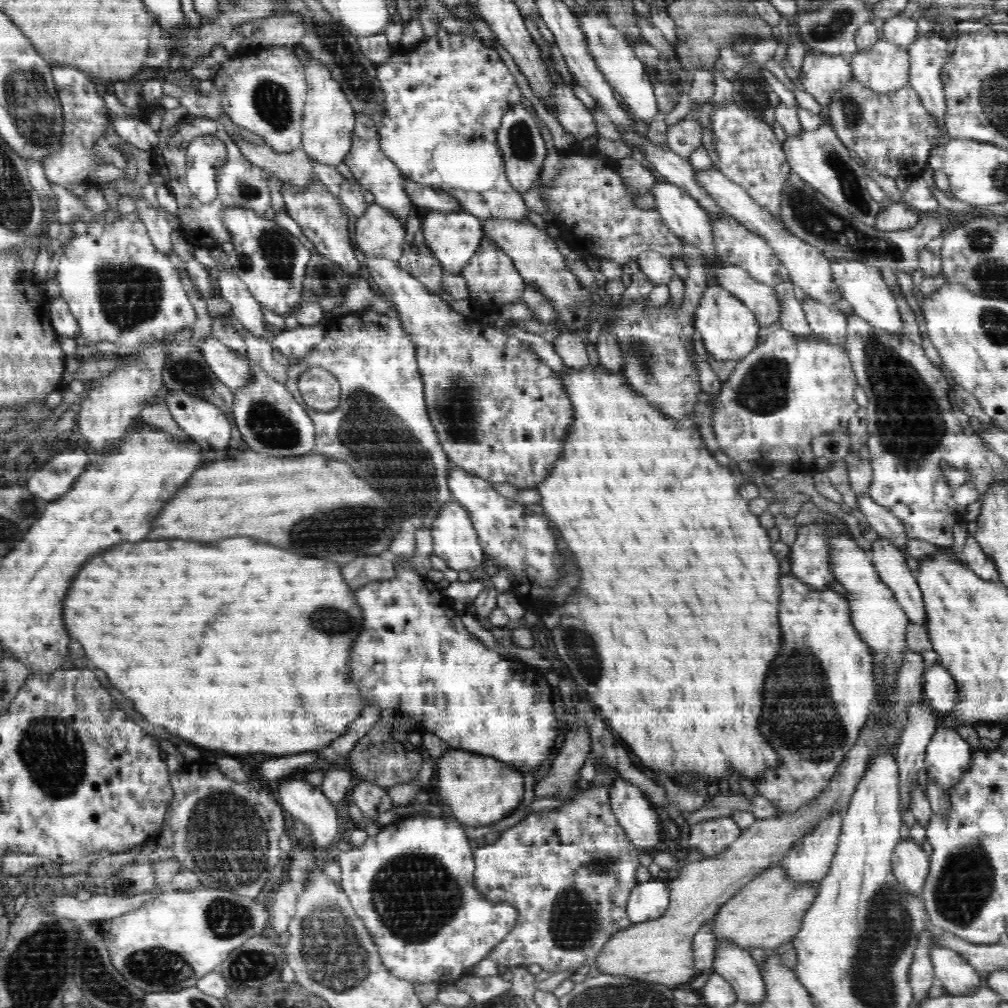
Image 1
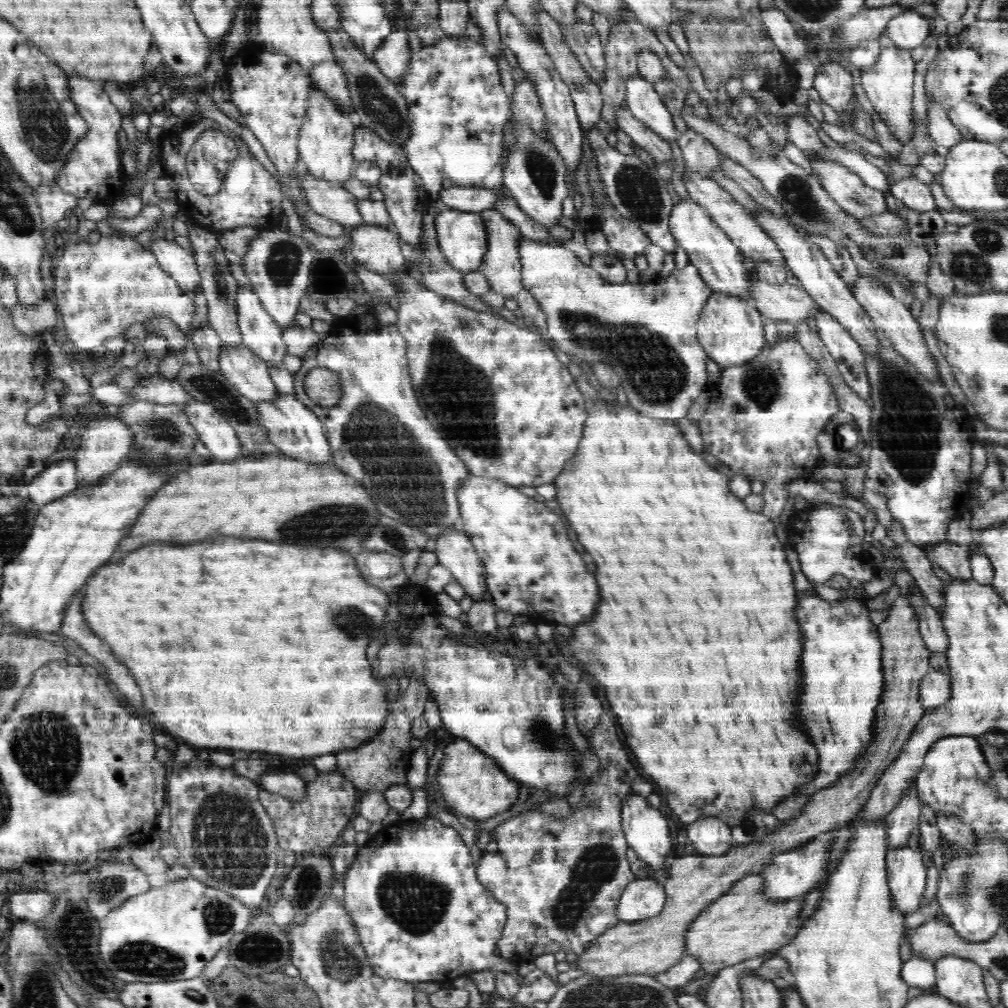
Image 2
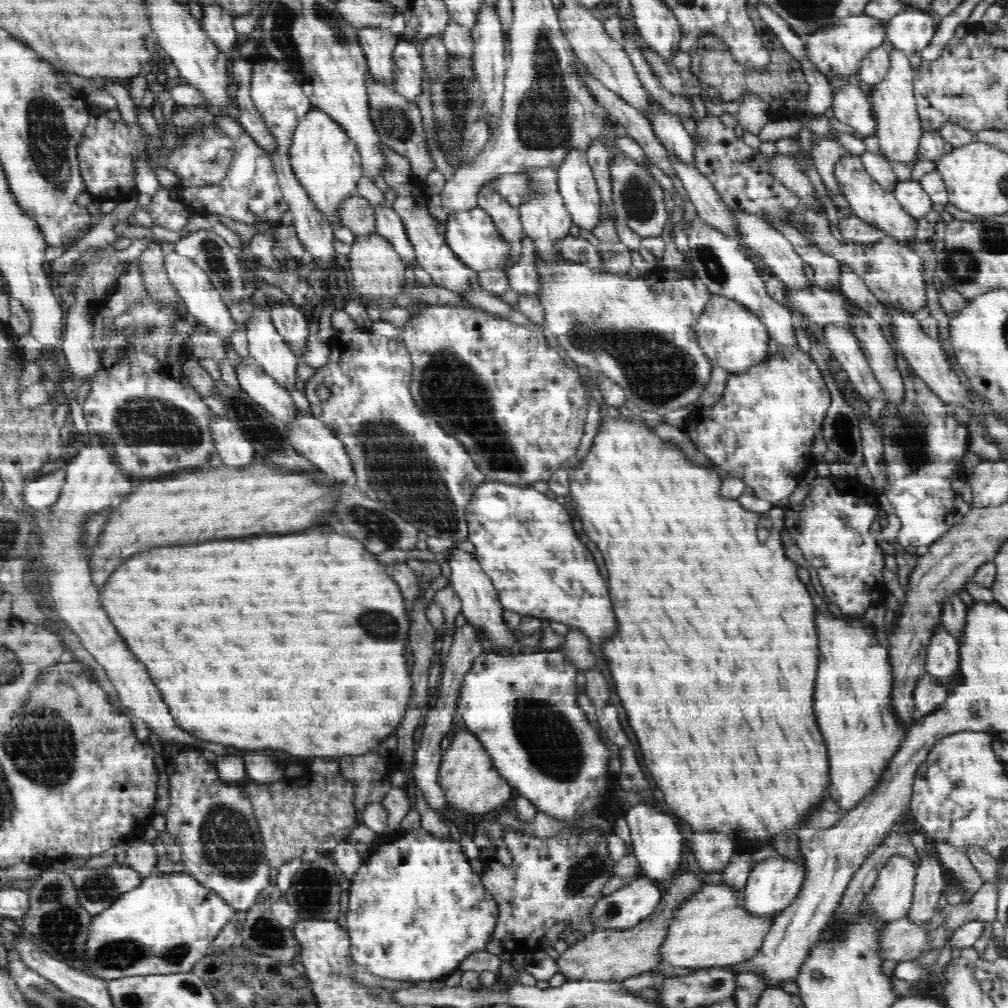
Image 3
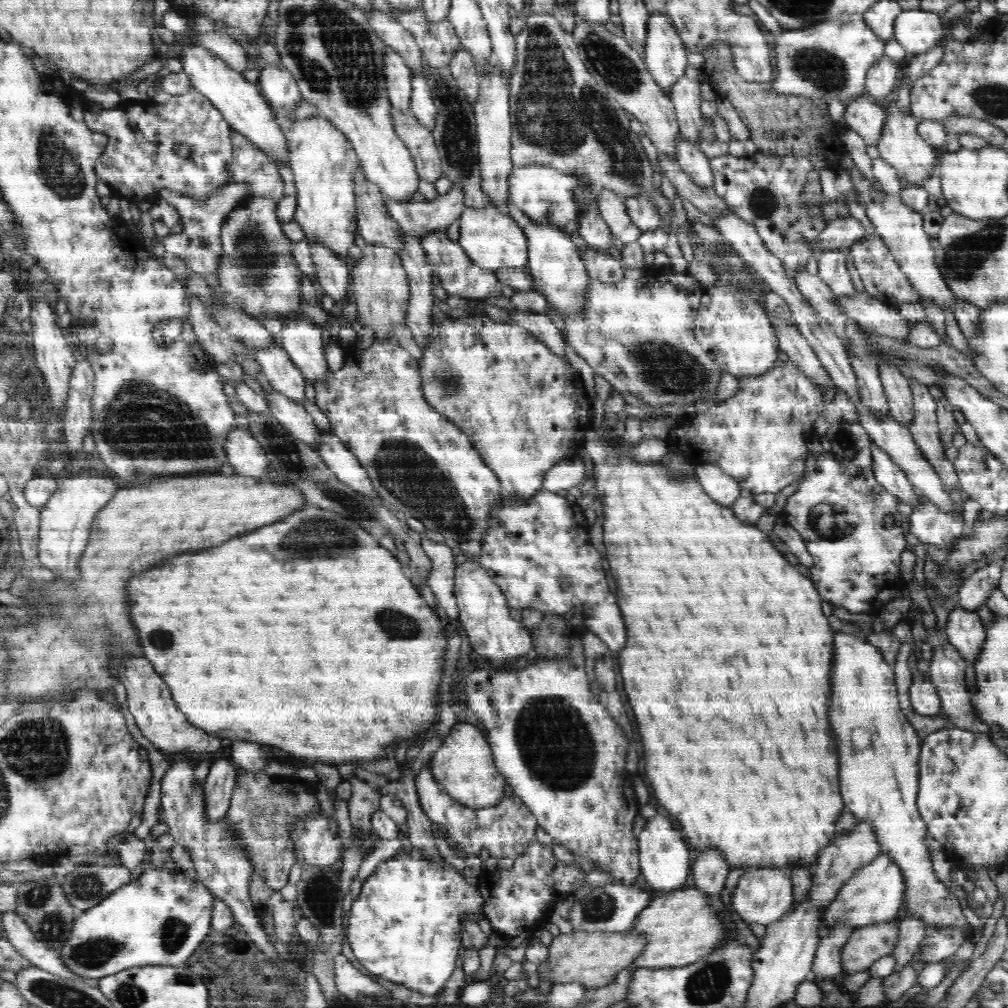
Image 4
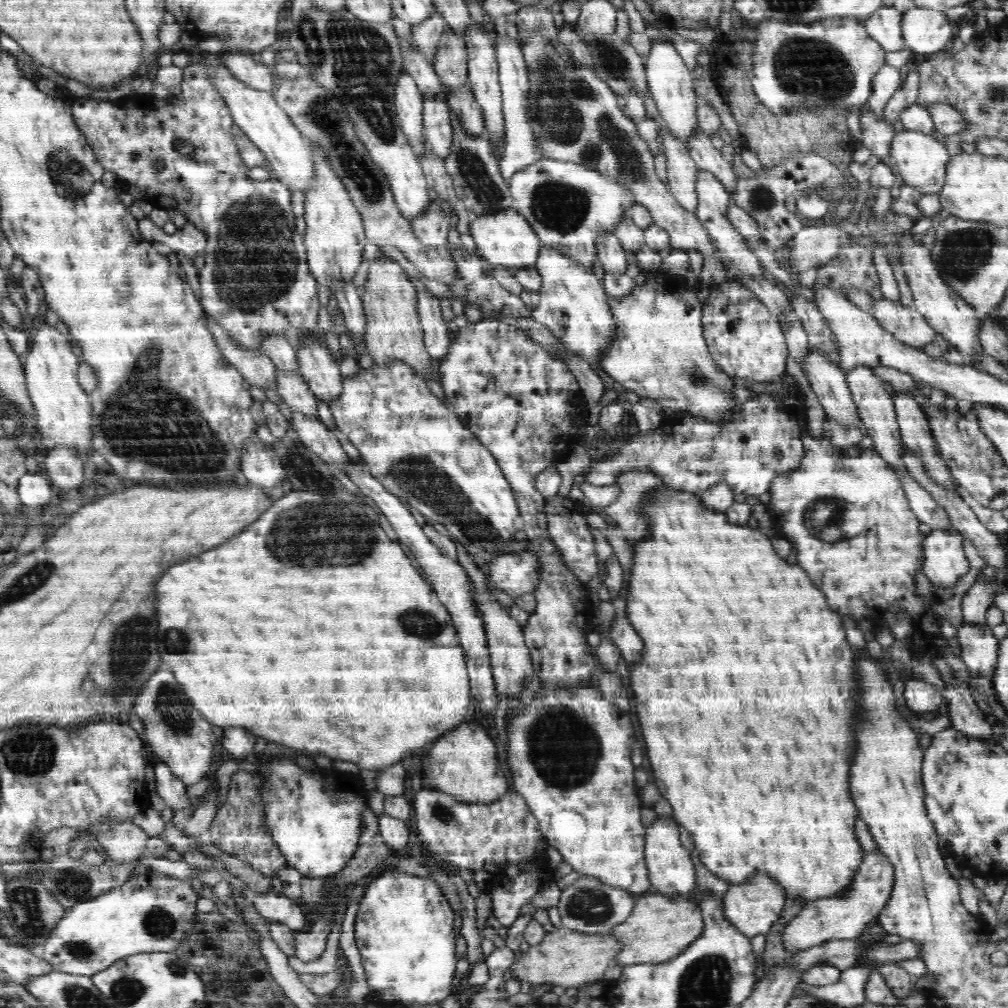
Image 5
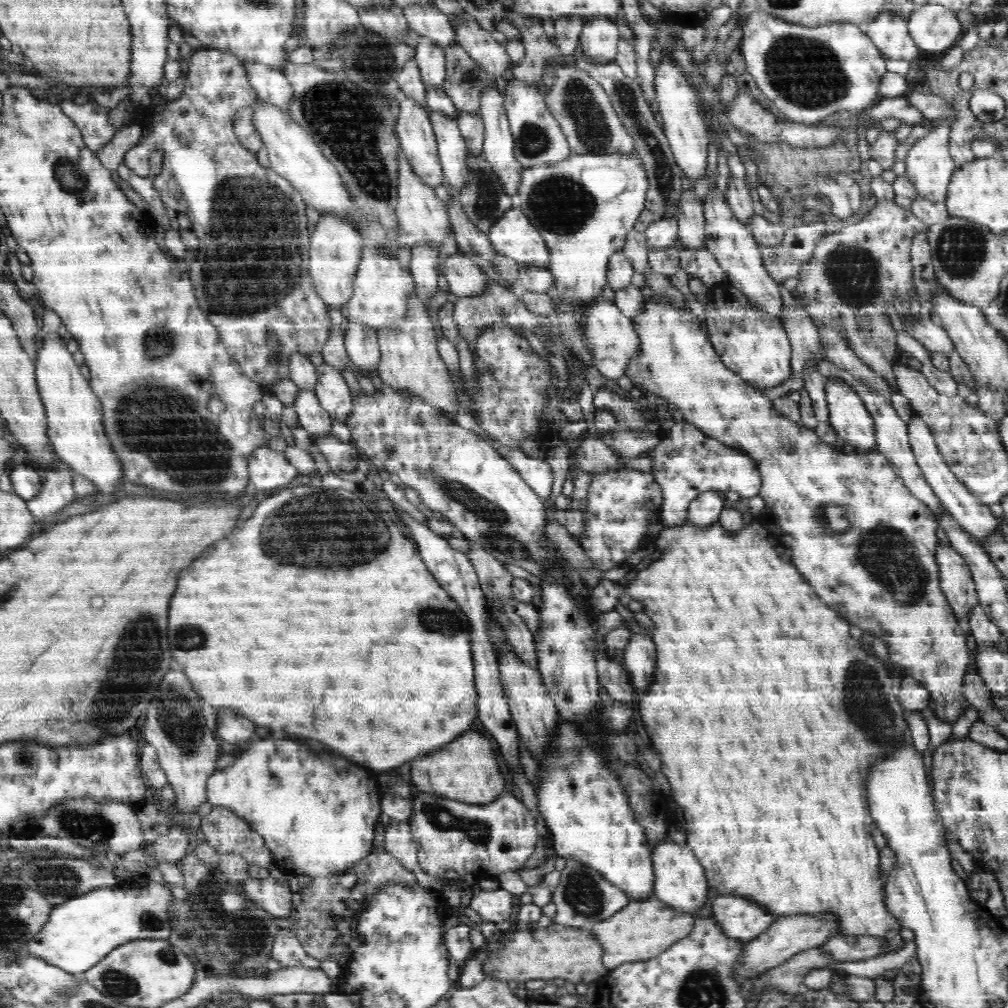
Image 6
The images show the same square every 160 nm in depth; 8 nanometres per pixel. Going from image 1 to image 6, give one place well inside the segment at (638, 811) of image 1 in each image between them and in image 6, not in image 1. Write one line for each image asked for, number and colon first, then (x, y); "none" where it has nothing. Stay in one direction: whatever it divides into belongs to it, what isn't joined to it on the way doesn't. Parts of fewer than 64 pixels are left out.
2: (646, 830)
3: (657, 842)
4: (664, 857)
5: (670, 869)
6: (681, 881)

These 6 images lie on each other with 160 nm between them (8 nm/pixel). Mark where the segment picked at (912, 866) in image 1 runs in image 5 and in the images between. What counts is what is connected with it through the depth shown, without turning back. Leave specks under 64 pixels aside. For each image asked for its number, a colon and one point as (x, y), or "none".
2: (907, 875)
3: (890, 899)
4: (873, 894)
5: (844, 917)

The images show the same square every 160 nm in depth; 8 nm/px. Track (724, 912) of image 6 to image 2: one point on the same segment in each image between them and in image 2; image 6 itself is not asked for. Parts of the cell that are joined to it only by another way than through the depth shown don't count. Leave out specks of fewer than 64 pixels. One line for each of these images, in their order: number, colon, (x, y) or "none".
2: (791, 874)
3: (774, 883)
4: (762, 896)
5: (753, 907)

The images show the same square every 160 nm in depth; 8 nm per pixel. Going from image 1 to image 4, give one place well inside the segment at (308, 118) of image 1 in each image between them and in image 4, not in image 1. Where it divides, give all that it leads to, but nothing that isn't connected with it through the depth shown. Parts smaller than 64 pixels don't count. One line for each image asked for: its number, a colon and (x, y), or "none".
2: (326, 139)
3: (326, 163)
4: (324, 164)

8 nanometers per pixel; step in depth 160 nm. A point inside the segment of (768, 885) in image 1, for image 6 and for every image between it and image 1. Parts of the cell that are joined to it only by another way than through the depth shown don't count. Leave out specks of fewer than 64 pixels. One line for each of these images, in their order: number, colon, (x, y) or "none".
2: (739, 925)
3: (710, 927)
4: (680, 928)
5: (658, 928)
6: (641, 930)

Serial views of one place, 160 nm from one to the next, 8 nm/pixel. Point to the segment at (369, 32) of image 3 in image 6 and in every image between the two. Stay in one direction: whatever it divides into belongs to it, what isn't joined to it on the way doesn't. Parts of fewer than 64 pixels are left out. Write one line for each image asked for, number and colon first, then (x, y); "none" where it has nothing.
4: (398, 75)
5: (408, 99)
6: (417, 139)

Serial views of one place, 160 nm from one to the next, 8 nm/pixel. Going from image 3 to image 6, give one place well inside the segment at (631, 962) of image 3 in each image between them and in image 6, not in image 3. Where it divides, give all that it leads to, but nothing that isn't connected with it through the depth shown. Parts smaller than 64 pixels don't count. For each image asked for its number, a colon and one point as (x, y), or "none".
4: (593, 959)
5: (565, 958)
6: (557, 951)

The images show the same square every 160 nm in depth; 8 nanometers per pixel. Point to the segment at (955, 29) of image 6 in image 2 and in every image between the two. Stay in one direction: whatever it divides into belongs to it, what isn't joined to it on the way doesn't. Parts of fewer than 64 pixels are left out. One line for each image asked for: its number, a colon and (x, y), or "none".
2: (909, 29)
3: (911, 30)
4: (917, 30)
5: (925, 31)

